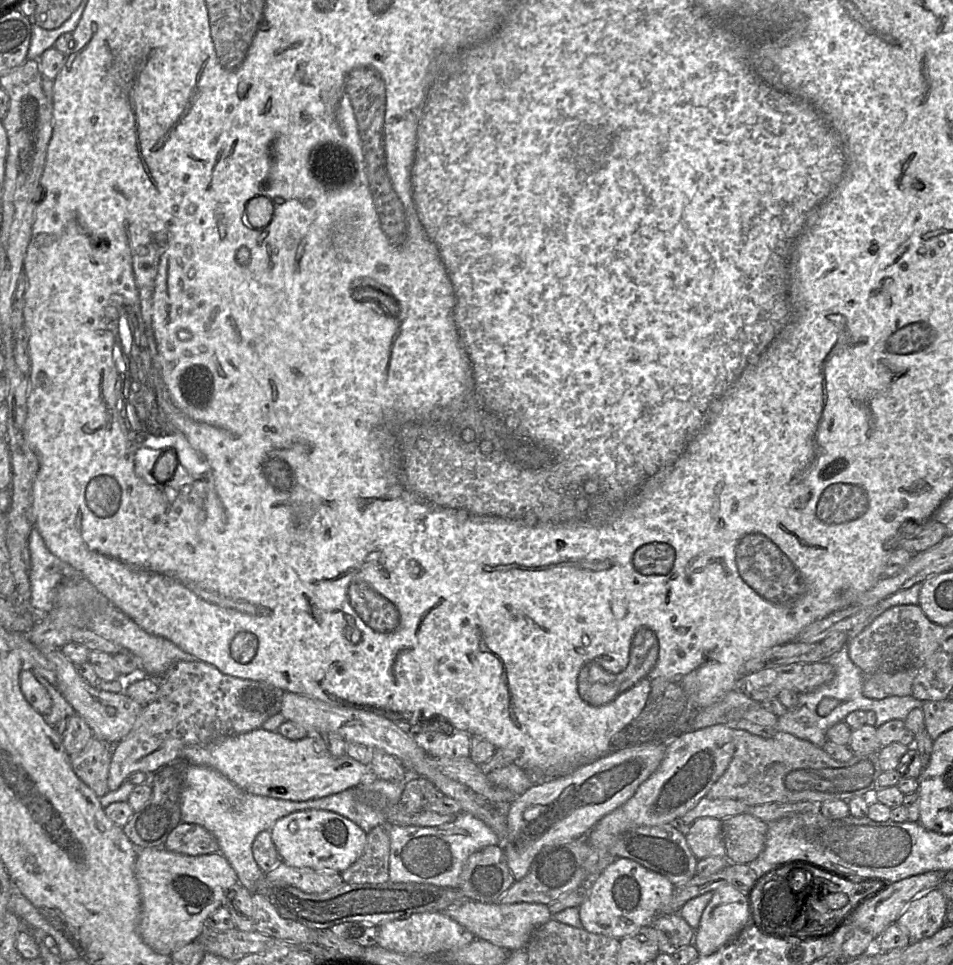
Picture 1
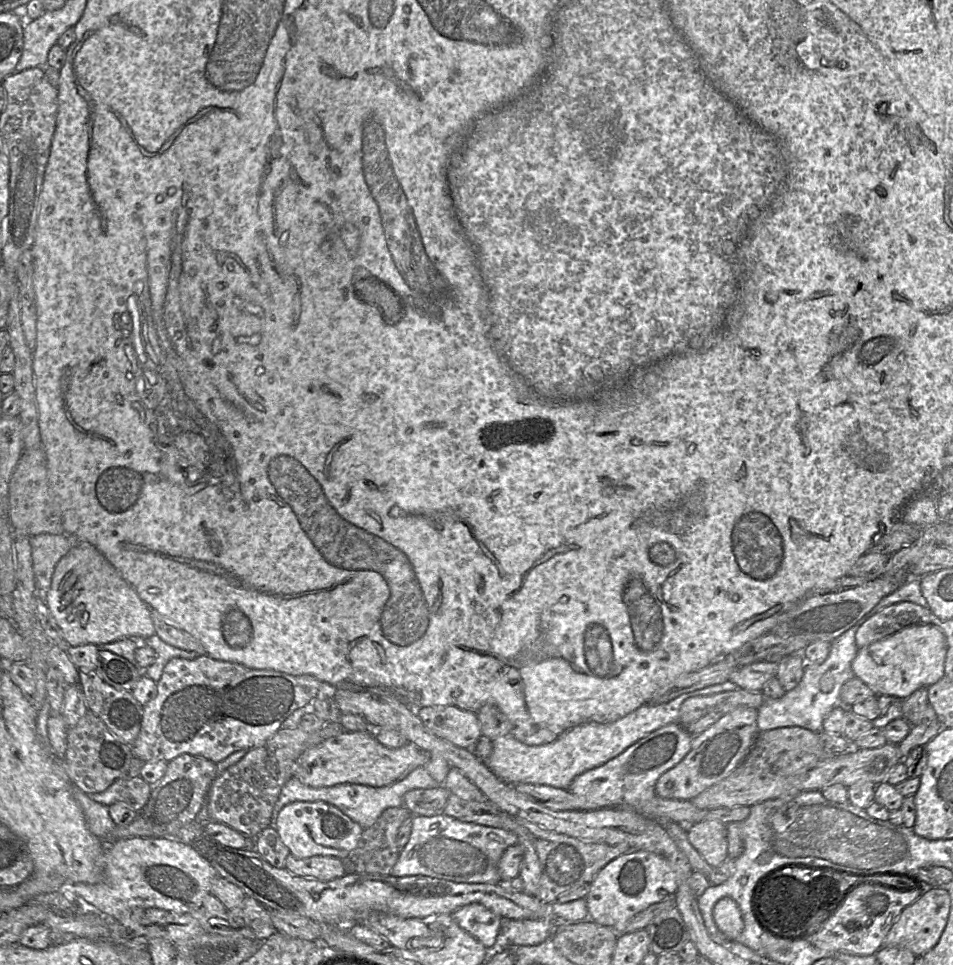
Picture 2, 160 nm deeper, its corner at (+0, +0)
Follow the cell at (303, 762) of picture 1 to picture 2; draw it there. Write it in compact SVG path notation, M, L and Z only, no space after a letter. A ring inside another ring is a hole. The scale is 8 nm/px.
M344 731L303 752L294 764L293 777L313 788L343 783L383 787L402 780L412 770L424 767L425 763L425 751L413 743L407 742L396 749L388 748L379 743L370 731Z

